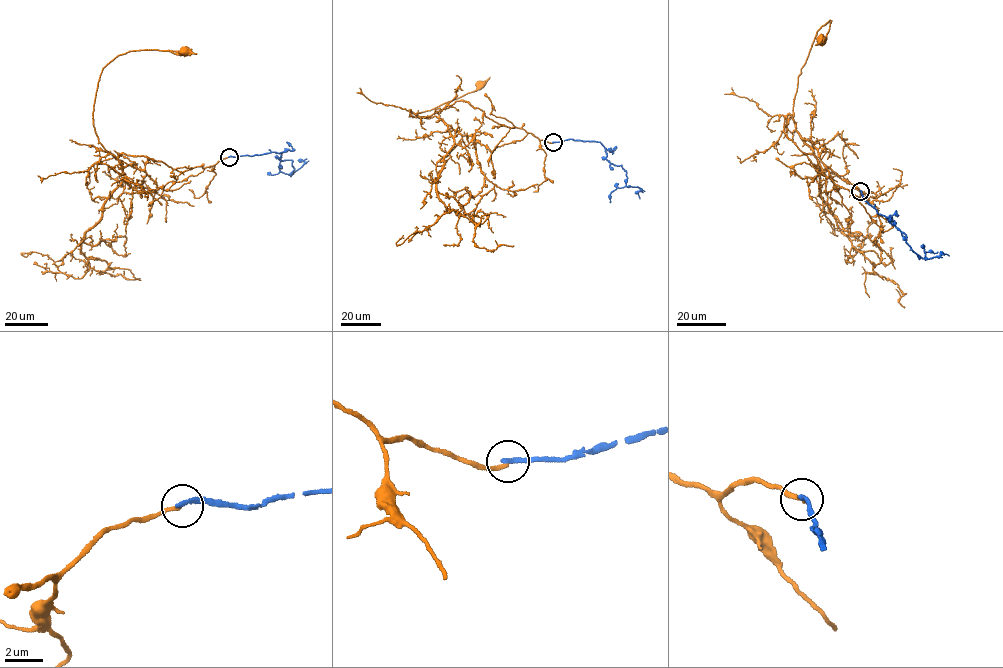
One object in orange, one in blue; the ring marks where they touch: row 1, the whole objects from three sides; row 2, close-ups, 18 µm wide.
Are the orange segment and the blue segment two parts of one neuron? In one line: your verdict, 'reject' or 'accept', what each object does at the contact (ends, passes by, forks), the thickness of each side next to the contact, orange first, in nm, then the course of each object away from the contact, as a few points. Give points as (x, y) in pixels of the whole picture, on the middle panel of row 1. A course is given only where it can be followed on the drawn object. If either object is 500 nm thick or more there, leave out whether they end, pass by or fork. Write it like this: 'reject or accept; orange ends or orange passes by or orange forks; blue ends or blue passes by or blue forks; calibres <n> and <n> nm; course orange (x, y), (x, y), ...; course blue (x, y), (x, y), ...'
reject; orange ends; blue ends; calibres 200 and 240 nm; course orange (553, 142), (522, 128), (504, 126), (462, 100), (440, 110), (438, 117), (409, 116), (475, 90), (479, 84); course blue (553, 142), (599, 142), (606, 159), (626, 172), (626, 185), (640, 188), (639, 198)

